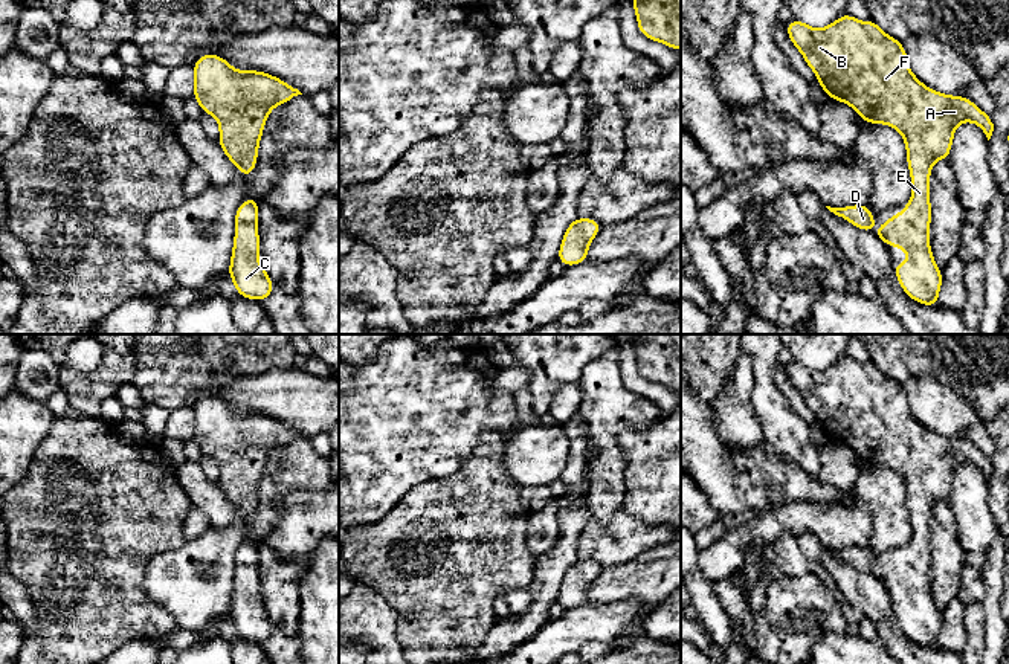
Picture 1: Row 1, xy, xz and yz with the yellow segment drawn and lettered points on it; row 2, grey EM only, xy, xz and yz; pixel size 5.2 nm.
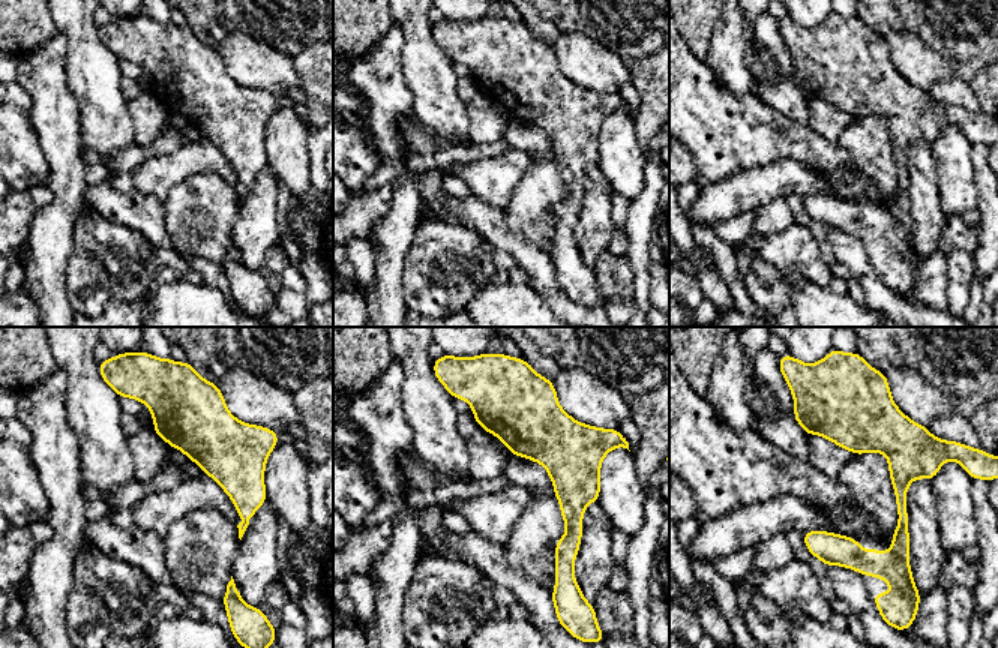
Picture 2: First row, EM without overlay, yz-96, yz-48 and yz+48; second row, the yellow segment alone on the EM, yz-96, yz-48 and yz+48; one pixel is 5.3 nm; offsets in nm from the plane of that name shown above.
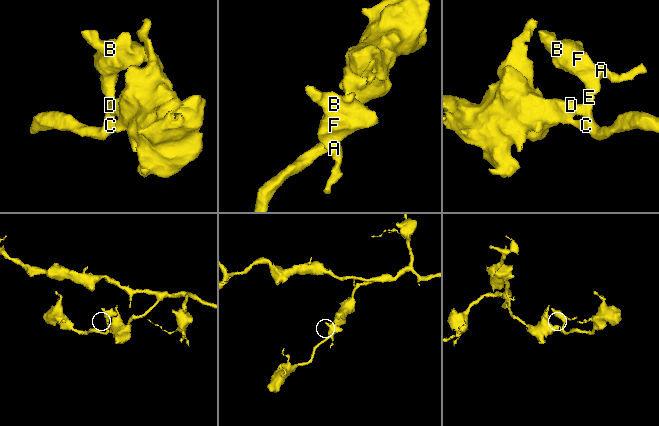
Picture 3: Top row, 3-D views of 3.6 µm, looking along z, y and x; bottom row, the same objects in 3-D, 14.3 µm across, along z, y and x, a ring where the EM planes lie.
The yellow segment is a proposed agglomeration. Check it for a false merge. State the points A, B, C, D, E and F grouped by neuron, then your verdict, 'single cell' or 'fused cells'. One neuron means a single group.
groups A B C D E F; single cell

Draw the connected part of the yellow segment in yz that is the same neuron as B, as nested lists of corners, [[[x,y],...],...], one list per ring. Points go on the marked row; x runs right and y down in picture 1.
[[[844,14],[824,29],[794,20],[786,24],[786,32],[829,98],[849,104],[864,122],[891,125],[902,134],[913,197],[901,214],[891,215],[882,223],[882,229],[873,234],[884,244],[908,252],[908,263],[893,266],[902,290],[919,304],[939,307],[942,270],[936,266],[928,238],[931,221],[928,177],[936,160],[948,160],[959,124],[965,121],[977,124],[989,140],[994,131],[992,118],[963,96],[948,96],[924,85],[910,70],[902,41],[888,37],[873,20],[861,23]]]

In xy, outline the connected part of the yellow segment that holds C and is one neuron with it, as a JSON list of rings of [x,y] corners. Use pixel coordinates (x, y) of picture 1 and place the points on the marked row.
[[[246,198],[235,214],[235,238],[227,273],[240,296],[263,301],[270,296],[275,284],[267,276],[263,263],[255,261],[261,253],[256,229],[258,198]]]

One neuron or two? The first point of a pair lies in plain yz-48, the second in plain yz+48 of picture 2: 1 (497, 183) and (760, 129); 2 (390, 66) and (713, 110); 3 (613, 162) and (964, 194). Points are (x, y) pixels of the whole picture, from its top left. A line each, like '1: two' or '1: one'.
1: two
2: two
3: one

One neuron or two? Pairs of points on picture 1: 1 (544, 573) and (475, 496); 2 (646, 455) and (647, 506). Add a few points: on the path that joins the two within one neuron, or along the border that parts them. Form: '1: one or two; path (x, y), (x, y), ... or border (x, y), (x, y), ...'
1: two; border (535, 559), (533, 580), (528, 588)
2: one; path (647, 467), (647, 493)

